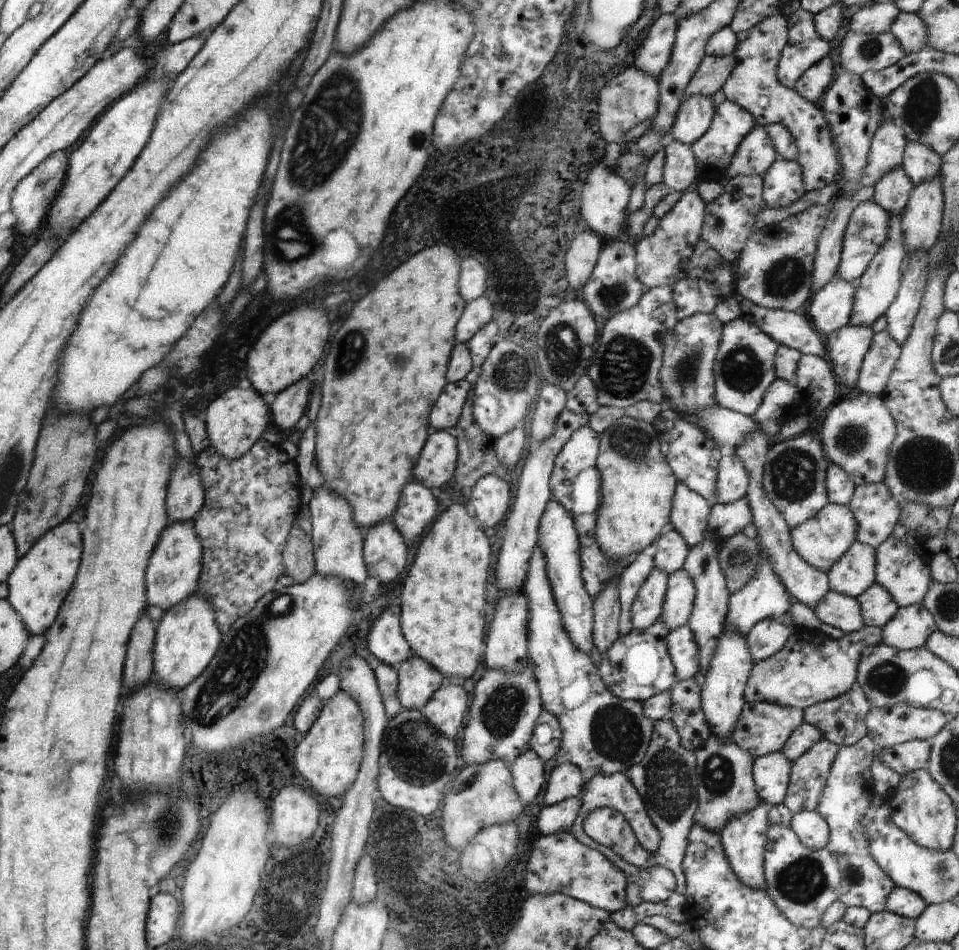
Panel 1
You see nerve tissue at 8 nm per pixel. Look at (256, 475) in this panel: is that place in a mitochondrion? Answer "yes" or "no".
no

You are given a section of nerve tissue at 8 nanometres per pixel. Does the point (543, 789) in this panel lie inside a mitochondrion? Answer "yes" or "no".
no

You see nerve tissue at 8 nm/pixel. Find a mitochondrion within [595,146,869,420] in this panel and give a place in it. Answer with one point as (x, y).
(741, 370)

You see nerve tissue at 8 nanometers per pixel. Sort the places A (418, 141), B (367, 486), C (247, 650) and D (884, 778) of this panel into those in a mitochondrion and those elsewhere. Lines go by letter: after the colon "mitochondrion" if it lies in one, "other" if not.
A: other
B: other
C: mitochondrion
D: other

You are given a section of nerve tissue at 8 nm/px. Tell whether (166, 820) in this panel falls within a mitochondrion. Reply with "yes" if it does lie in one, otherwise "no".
yes

